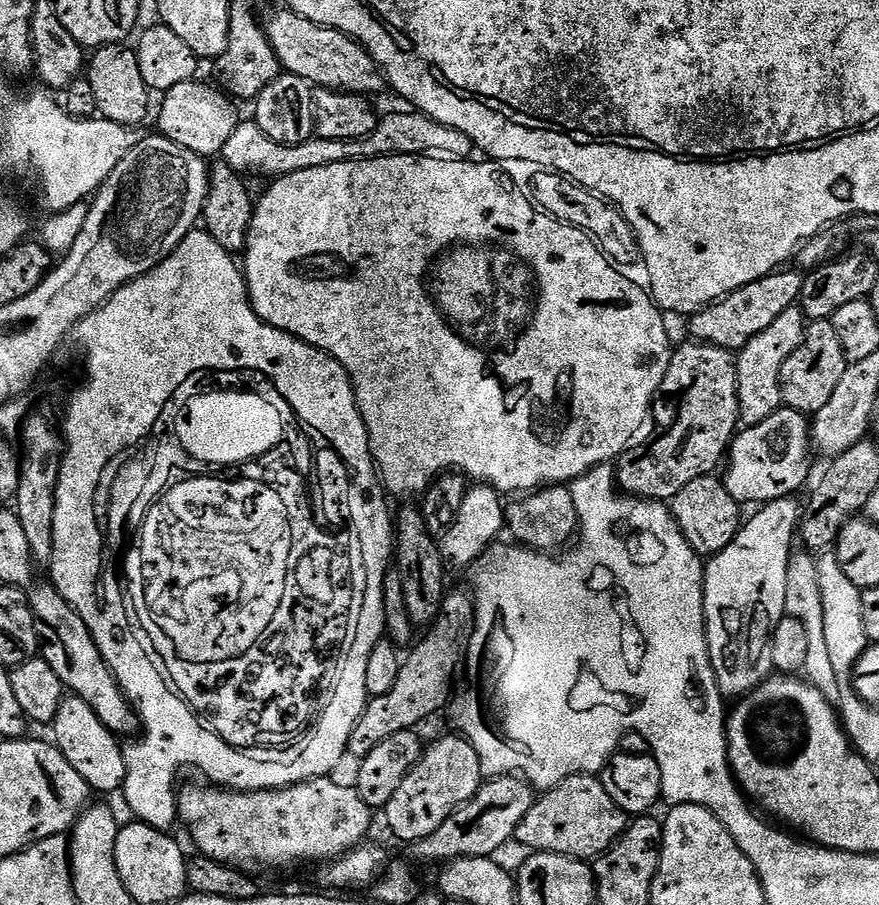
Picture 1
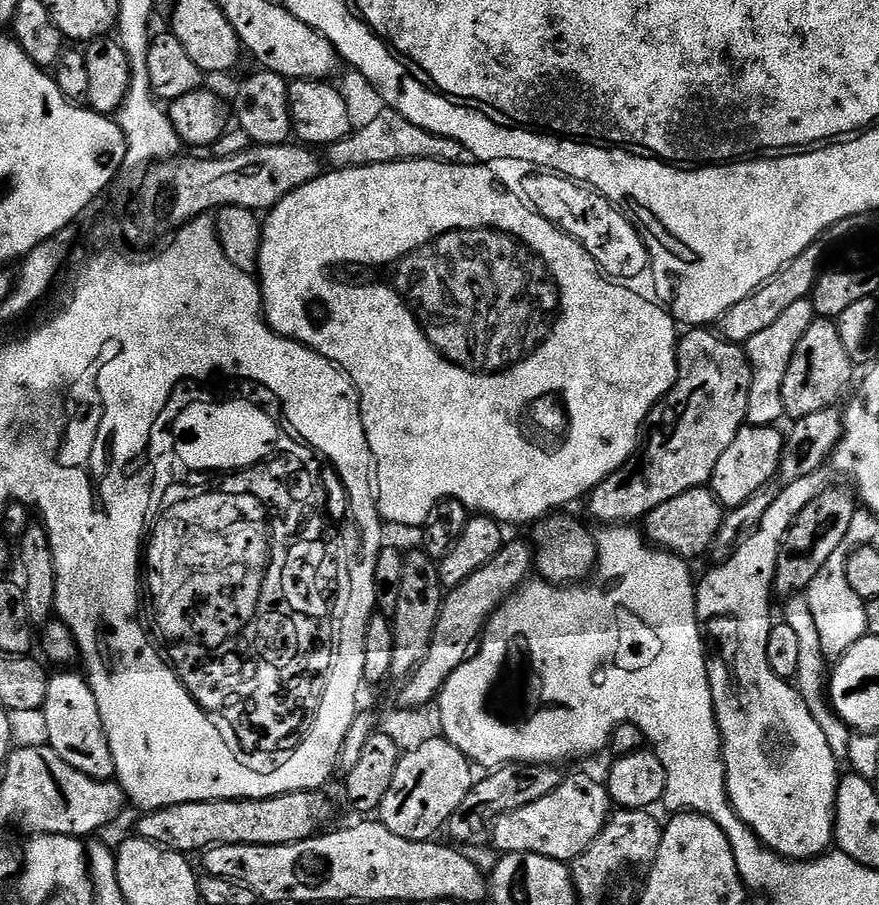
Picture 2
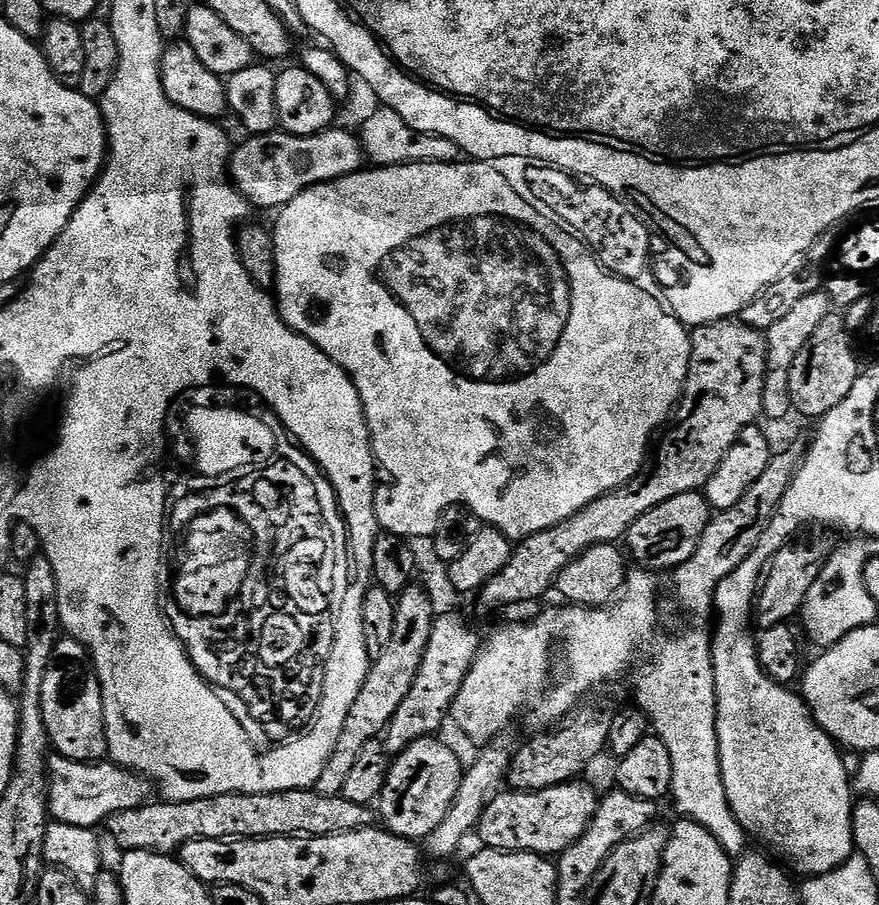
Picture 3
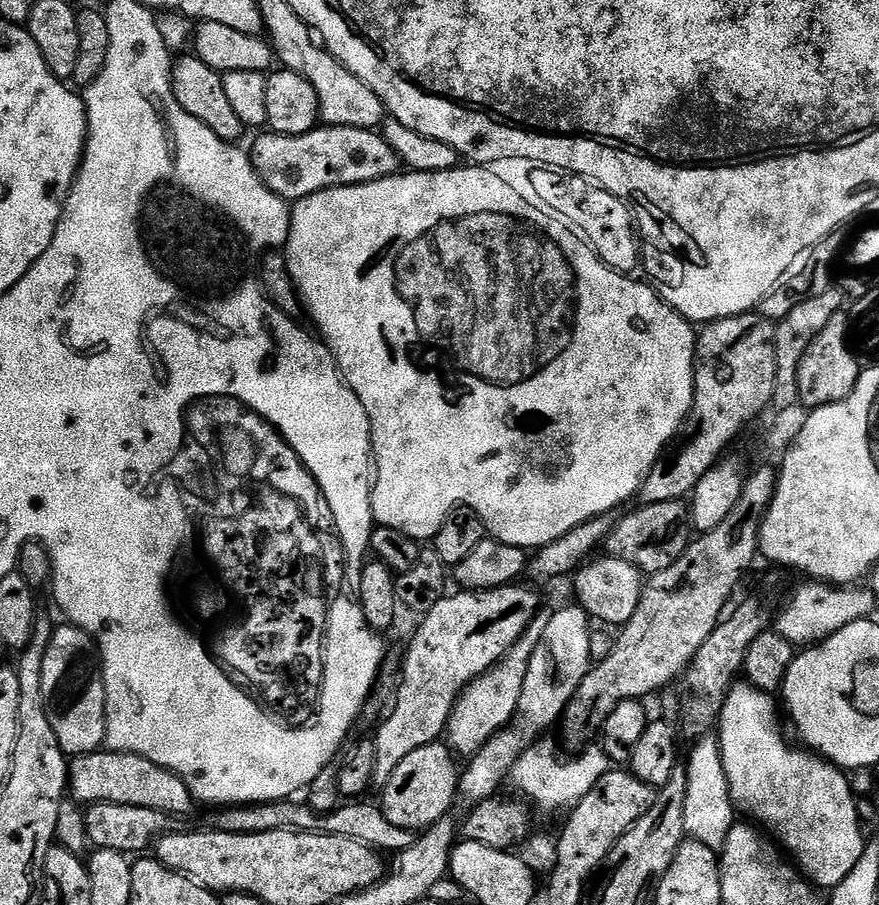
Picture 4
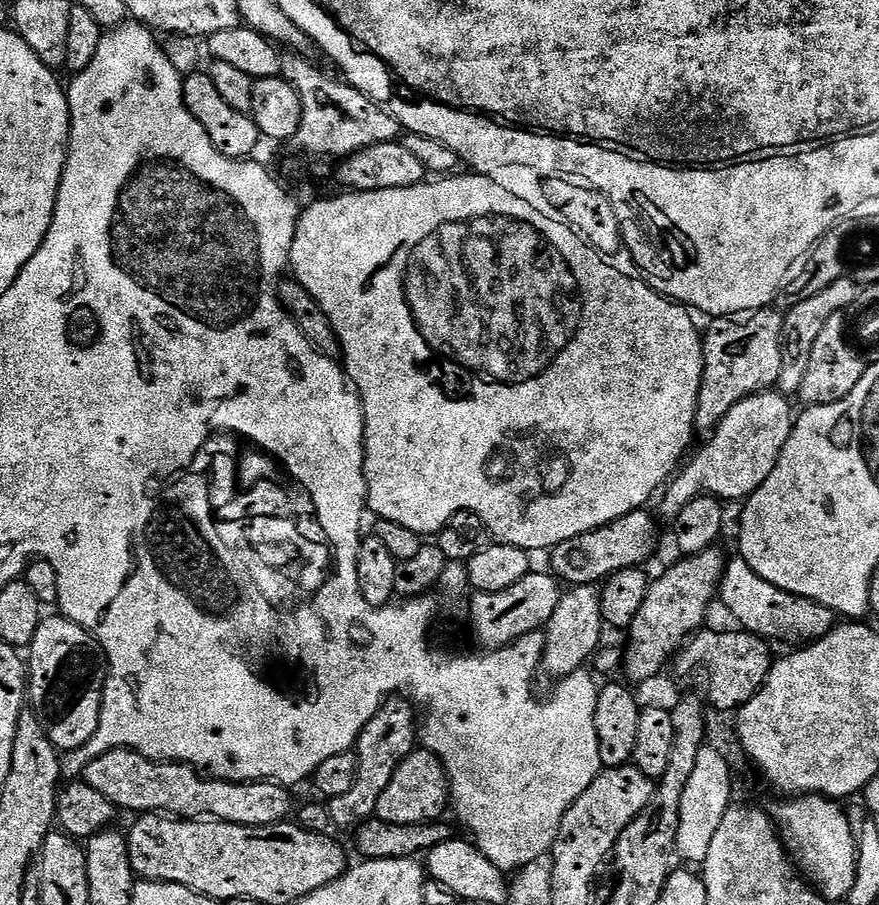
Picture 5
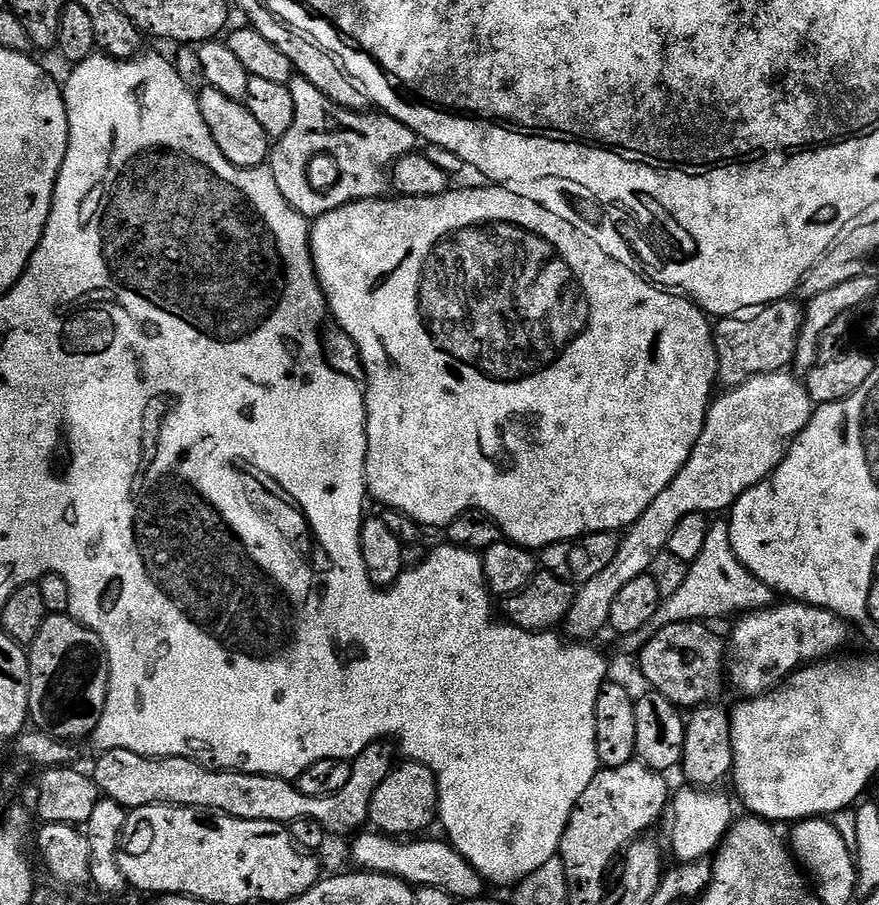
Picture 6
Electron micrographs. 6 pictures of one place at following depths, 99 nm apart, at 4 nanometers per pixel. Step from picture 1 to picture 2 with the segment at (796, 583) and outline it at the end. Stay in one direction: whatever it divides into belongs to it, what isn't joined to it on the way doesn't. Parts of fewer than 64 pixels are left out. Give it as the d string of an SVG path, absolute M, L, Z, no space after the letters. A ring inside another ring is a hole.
M803 595L789 597L787 599L786 610L783 621L793 627L797 632L799 647L798 674L794 677L794 682L802 694L803 701L810 707L810 712L814 716L814 720L821 727L832 749L832 754L839 762L846 762L850 754L850 742L852 741L854 732L848 727L843 719L835 711L833 711L830 701L830 686L828 683L828 672L825 668L826 657L822 654L821 638L818 635L818 626L813 616L811 601Z

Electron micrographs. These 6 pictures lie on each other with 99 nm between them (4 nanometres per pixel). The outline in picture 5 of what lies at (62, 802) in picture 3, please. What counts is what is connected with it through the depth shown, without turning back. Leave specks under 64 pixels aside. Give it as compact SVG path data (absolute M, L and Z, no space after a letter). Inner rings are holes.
M115 748L90 762L82 777L83 783L94 786L102 798L109 800L117 810L124 808L131 814L167 814L182 820L221 820L227 824L238 826L270 826L287 821L292 812L292 796L287 787L273 784L270 780L247 780L245 784L234 784L231 780L214 780L205 778L190 764L169 762L167 760L151 760L140 752L132 752L129 748Z

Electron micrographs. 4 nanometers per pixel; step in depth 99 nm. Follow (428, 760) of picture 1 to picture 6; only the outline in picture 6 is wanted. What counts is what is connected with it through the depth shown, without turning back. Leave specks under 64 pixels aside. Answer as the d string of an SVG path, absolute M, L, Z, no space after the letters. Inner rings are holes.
M400 762L392 769L392 773L374 790L374 798L370 802L368 819L377 833L393 838L412 838L424 834L431 824L438 820L438 786L432 771L425 764Z

